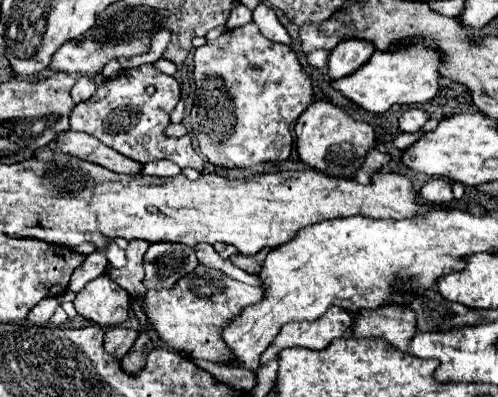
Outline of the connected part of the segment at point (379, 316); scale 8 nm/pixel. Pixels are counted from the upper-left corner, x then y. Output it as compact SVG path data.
M385 304L377 310L363 310L353 322L355 338L383 338L393 348L407 352L415 336L415 314L407 306Z

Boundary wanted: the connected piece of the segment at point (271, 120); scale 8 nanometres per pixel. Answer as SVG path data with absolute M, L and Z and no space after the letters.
M251 22L251 24L241 26L241 28L223 32L217 40L211 40L211 42L203 44L201 48L195 50L195 58L193 58L193 60L195 60L195 70L193 70L193 74L195 74L195 86L197 86L197 90L195 90L195 104L193 104L191 114L189 114L189 126L191 126L191 132L195 134L195 138L199 140L201 154L203 154L209 162L213 162L213 164L217 164L217 166L221 166L221 168L251 168L251 166L255 166L255 164L259 164L259 162L265 162L265 160L273 160L273 162L283 162L283 160L287 160L289 154L291 154L291 150L293 150L293 134L291 134L291 128L293 128L295 120L301 116L301 112L303 112L303 110L311 104L311 100L313 100L313 78L303 70L303 66L301 66L297 54L295 54L289 46L283 46L283 44L277 44L277 42L267 40L267 38L259 32L257 24Z

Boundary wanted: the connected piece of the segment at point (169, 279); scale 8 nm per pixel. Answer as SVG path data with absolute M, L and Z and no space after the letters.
M155 242L145 254L143 284L153 290L171 288L179 278L193 272L195 266L199 266L199 260L193 248L187 248L185 244Z

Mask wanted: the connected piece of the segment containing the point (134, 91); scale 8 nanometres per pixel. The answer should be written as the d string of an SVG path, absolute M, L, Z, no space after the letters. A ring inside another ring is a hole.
M143 64L133 70L123 70L115 80L103 82L97 92L77 104L71 112L71 128L87 132L99 138L105 146L117 150L123 156L131 156L131 160L149 164L153 160L171 160L179 168L195 168L203 172L205 162L195 148L193 136L169 138L165 136L165 126L169 124L171 110L181 100L181 88L175 78L155 70L151 64ZM147 88L153 88L149 94Z

